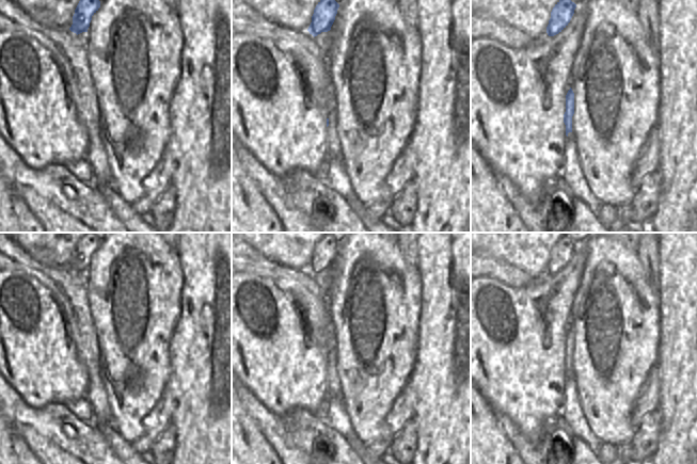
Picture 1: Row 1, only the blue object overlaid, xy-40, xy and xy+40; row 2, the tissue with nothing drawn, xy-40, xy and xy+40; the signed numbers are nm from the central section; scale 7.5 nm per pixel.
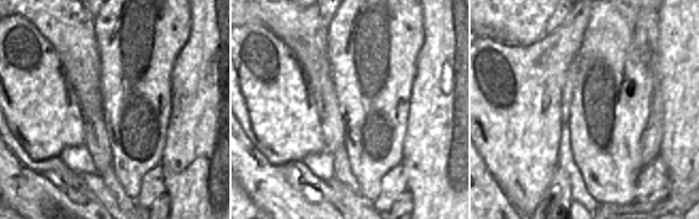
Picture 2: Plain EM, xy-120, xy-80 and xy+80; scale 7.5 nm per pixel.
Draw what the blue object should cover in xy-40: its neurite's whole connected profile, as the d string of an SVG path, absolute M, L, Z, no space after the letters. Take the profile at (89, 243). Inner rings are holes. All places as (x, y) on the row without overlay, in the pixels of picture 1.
M86 233L79 240L73 255L73 263L69 269L77 274L88 271L92 255L100 246L100 240L94 233Z

